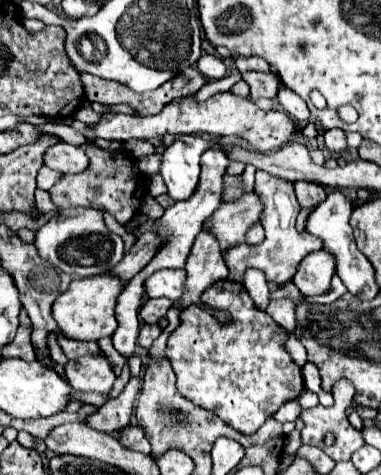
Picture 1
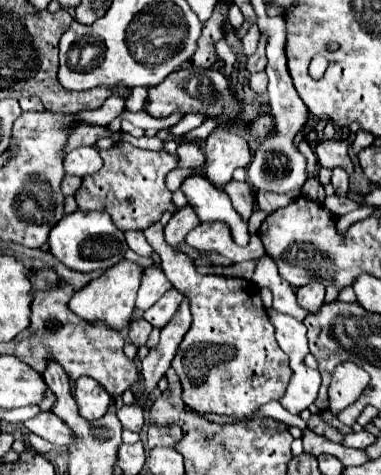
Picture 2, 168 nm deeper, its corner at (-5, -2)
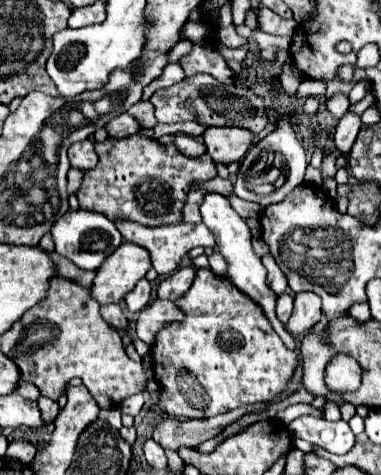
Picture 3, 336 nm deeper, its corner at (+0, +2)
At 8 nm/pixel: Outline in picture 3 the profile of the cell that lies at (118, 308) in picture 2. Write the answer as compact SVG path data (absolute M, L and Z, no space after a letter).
M124 241L96 271L90 295L100 305L118 303L148 273L150 267L150 253L136 243Z

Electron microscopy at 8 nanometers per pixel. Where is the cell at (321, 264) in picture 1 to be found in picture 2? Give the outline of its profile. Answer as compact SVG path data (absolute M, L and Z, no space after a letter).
M311 281L297 289L297 301L309 313L315 313L323 305L323 299L325 299L325 285L321 281Z

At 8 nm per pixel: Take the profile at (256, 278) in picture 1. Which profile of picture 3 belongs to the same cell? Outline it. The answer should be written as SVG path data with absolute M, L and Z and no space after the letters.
M210 193L204 197L204 203L200 207L200 213L202 213L202 223L212 231L214 239L216 239L216 247L218 251L222 253L222 257L226 259L228 263L228 269L226 269L226 277L246 295L250 295L250 299L254 299L254 303L258 303L262 307L262 311L266 313L269 321L272 323L274 330L278 333L284 344L292 350L297 348L296 340L288 331L285 330L284 324L276 316L276 299L278 295L268 287L266 283L266 269L260 261L260 257L254 253L252 249L252 235L250 235L250 229L246 225L246 221L230 207L230 201L219 193Z

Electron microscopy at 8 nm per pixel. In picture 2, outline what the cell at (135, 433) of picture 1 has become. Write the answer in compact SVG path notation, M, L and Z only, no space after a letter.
M149 427L149 447L157 445L175 445L181 439L179 427Z

